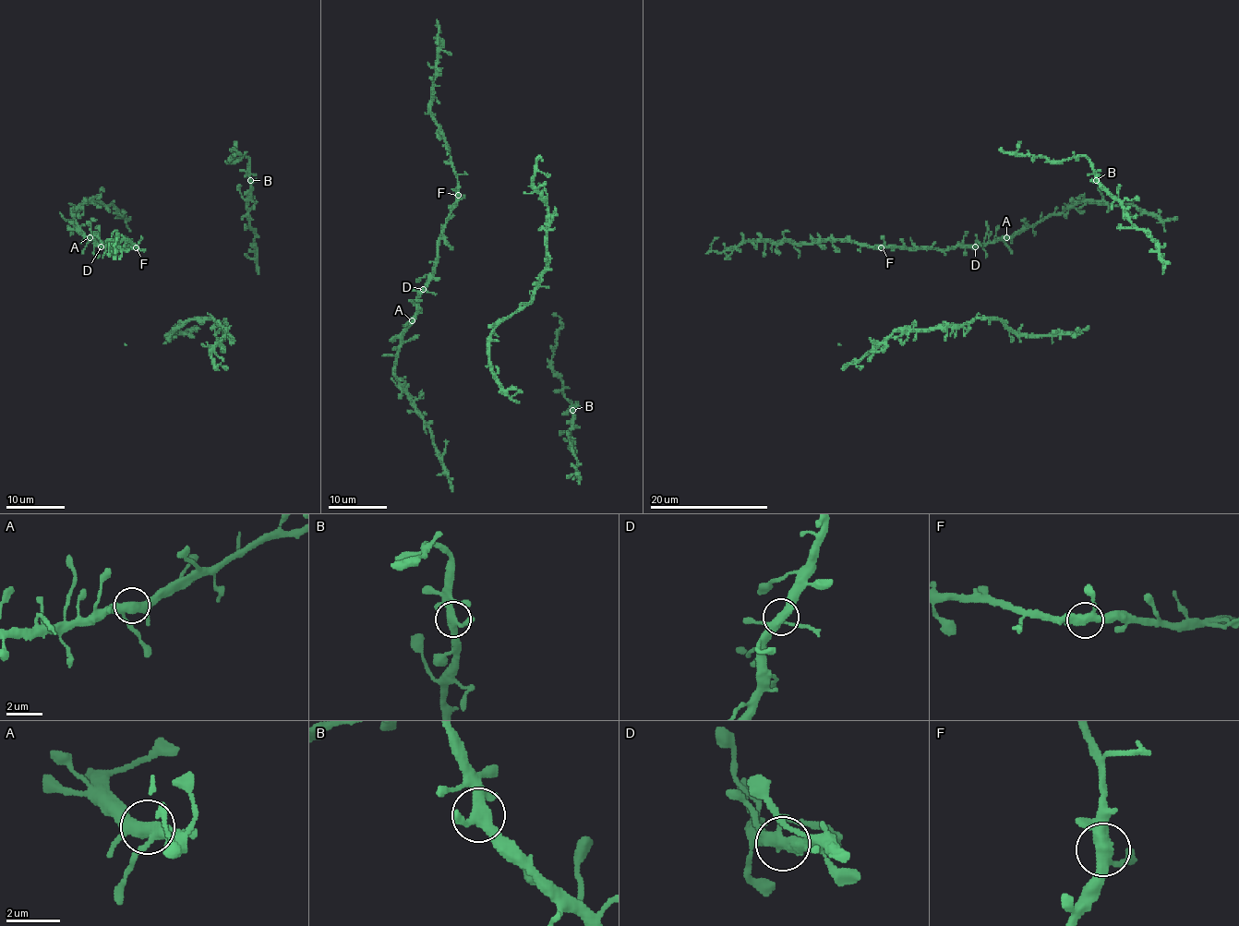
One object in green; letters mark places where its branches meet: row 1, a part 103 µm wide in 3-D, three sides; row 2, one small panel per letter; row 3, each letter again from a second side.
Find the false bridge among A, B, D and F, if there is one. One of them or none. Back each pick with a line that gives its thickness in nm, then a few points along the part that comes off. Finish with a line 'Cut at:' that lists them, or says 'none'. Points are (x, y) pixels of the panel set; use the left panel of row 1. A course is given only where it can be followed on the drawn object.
Cut at: none

